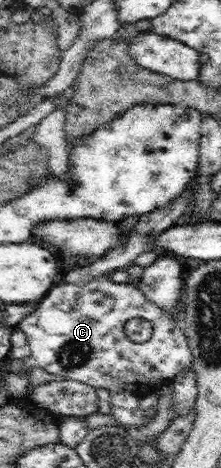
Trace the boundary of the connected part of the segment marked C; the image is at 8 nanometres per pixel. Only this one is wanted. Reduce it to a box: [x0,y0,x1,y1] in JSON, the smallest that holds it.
[17,272,192,399]

